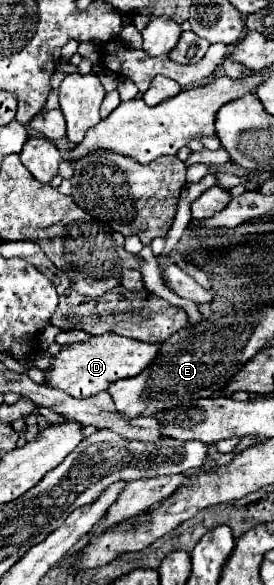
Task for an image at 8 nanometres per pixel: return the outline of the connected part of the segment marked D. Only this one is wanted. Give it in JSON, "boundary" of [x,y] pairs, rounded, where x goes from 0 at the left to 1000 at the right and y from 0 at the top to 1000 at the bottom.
{"boundary":[[[372,571],[299,588],[226,591],[219,602],[197,605],[197,615],[182,619],[175,632],[161,636],[161,656],[234,667],[263,680],[328,680],[358,670],[387,670],[394,660],[423,650],[511,639],[562,615],[569,602],[569,588],[533,588],[423,571]]]}

